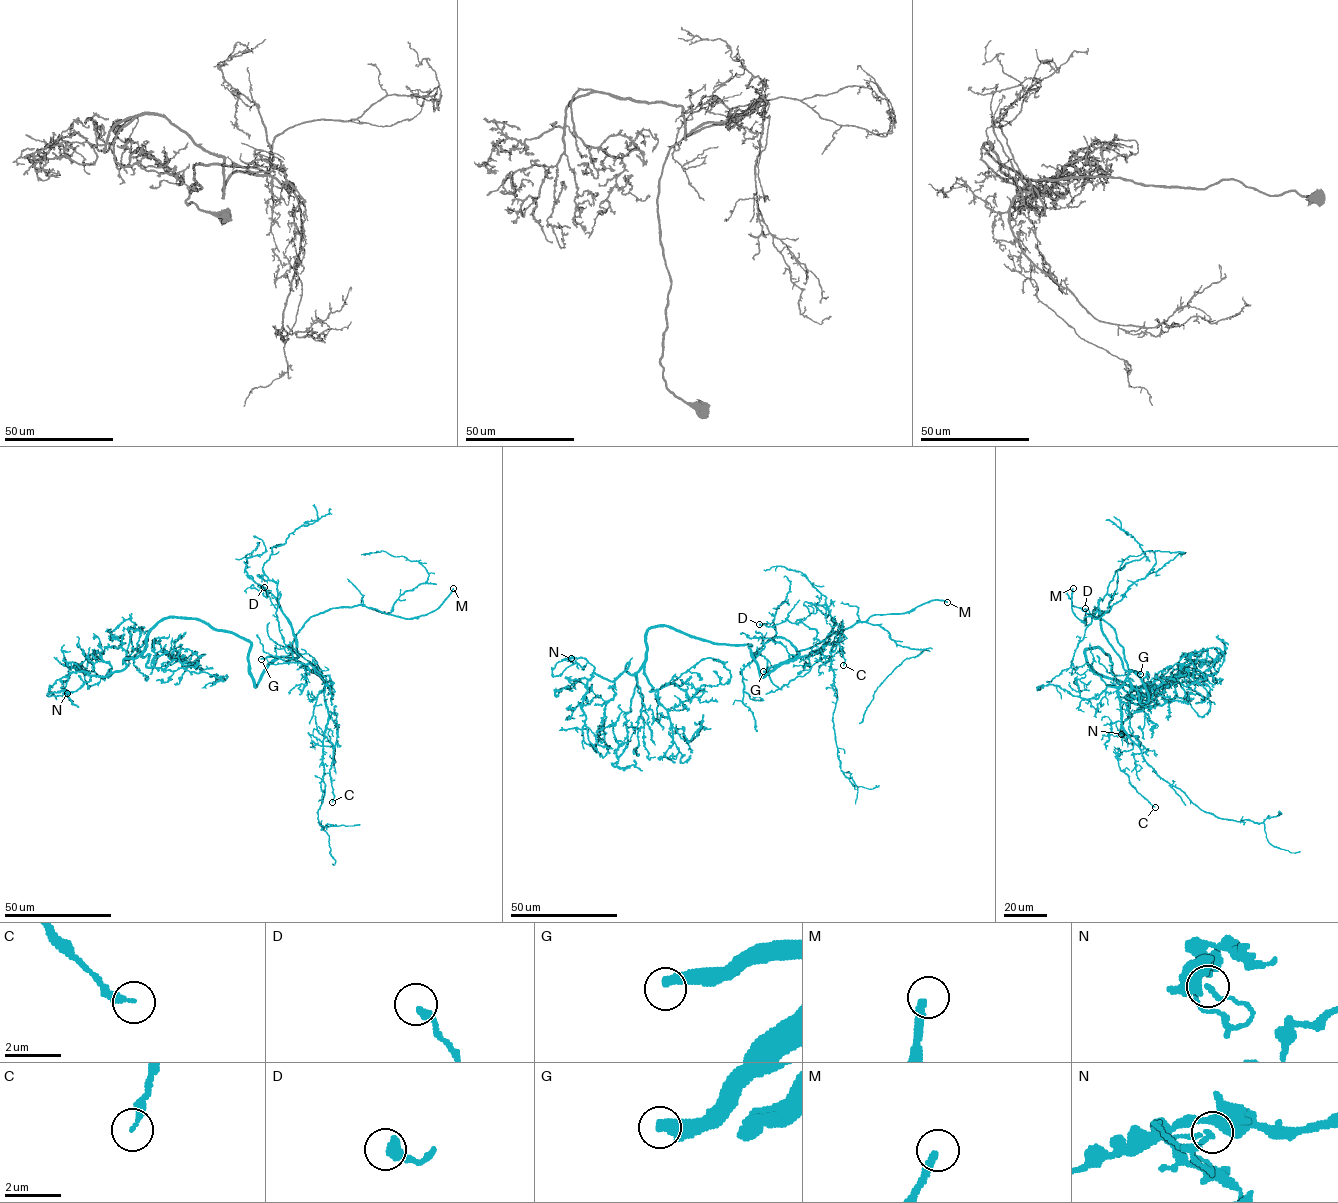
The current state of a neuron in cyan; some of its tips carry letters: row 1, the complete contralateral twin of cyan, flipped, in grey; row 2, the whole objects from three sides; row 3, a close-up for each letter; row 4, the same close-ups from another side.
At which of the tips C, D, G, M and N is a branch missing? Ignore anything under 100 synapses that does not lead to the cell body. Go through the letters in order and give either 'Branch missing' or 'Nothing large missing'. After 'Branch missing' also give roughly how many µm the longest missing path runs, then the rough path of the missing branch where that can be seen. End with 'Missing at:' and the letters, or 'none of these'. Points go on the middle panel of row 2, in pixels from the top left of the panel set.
C: Nothing large missing
D: Nothing large missing
G: Branch missing. Missing length about 160 µm. Course of what is missing: (763, 671), (754, 675), (739, 692), (733, 710), (737, 785), (747, 832), (747, 912)
M: Branch missing. Missing length about 40 µm
N: Nothing large missing
Missing at: G, M

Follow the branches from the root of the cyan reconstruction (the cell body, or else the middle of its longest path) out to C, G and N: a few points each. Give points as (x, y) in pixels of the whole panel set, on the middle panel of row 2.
C: (755, 661), (763, 677), (825, 643), (833, 642), (831, 652), (834, 651), (839, 634), (843, 665)
G: (755, 661), (763, 677), (776, 666), (763, 671)
N: (755, 661), (751, 645), (654, 625), (633, 674), (627, 663), (609, 681), (571, 658)

